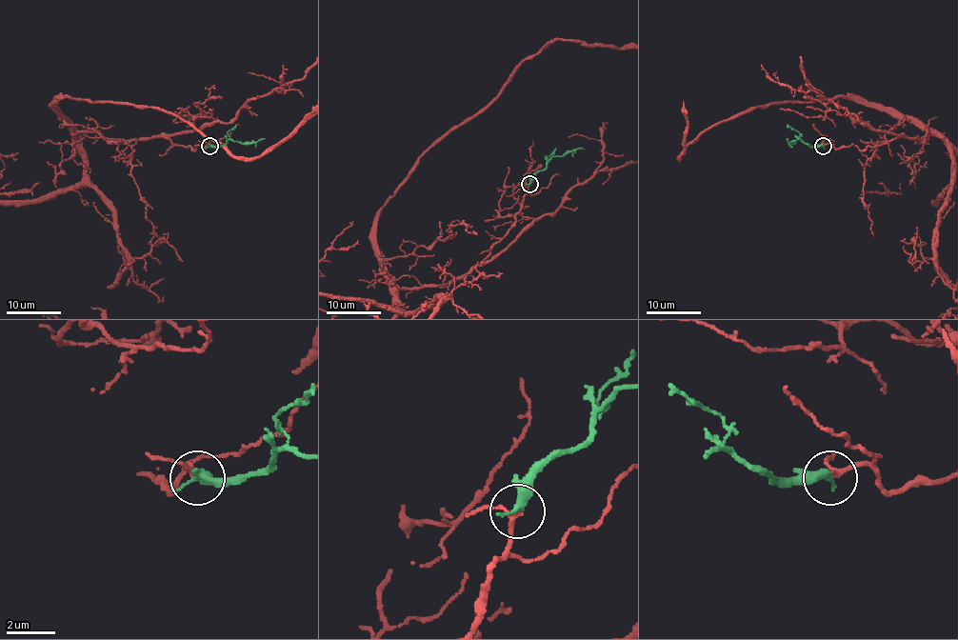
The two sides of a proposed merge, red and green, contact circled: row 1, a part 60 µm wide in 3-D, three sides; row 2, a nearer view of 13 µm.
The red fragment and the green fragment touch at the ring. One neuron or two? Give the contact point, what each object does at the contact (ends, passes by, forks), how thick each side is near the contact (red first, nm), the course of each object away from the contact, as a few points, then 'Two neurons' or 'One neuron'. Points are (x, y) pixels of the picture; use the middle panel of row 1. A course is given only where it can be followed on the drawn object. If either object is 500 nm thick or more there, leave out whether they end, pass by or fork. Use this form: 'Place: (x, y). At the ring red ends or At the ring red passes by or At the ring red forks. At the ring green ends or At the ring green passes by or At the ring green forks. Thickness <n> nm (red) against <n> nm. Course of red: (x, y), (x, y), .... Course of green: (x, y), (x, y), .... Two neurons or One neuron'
Place: (529, 184). At the ring red passes by. At the ring green ends. Thickness 160 nm (red) against 420 nm. Course of green: (529, 184), (529, 179), (553, 156), (585, 149). One neuron

